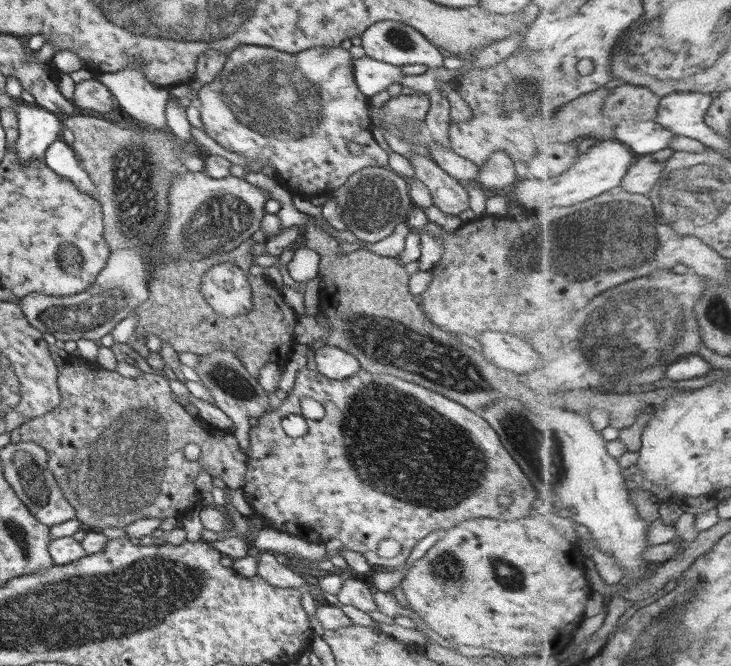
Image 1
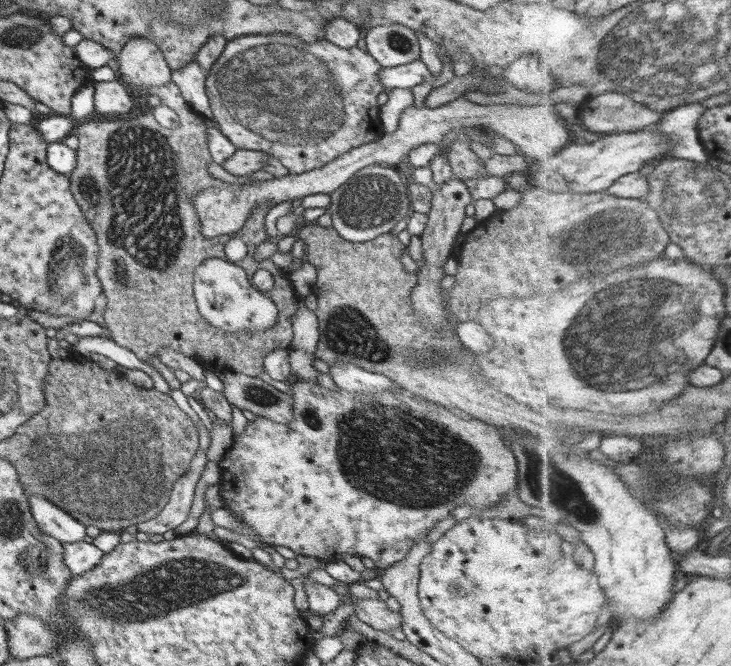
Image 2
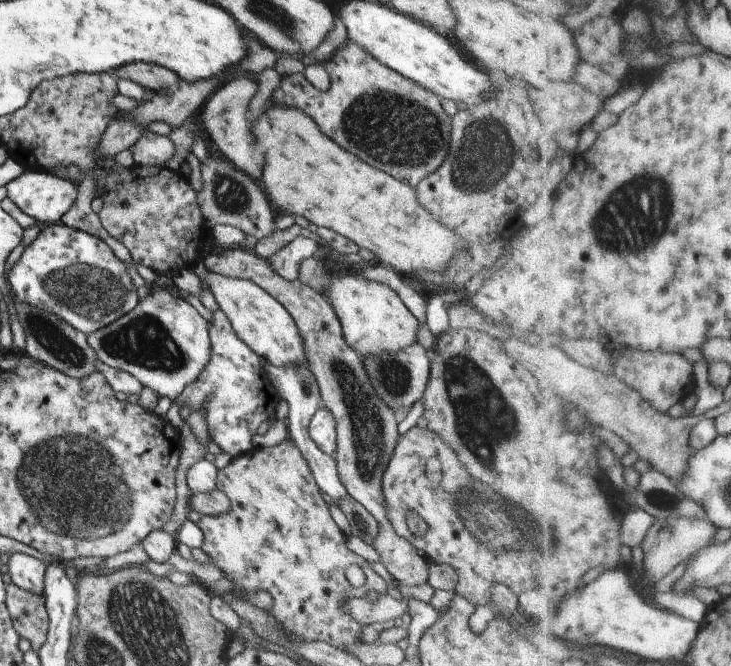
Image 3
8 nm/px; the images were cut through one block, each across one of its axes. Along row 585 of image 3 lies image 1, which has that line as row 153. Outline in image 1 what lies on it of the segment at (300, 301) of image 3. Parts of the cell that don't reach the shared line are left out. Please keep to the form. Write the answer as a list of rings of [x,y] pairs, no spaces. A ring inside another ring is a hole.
[[[412,152],[405,157],[414,166],[415,178],[429,189],[435,207],[450,216],[458,216],[469,207],[469,196],[463,184],[444,172],[433,160]]]

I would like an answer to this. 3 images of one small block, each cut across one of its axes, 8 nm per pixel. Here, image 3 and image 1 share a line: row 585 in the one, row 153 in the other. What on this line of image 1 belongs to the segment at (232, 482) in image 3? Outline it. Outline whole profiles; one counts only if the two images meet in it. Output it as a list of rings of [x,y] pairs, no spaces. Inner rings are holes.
[[[339,45],[330,47],[330,52],[327,54],[318,50],[289,54],[262,46],[238,46],[238,49],[235,49],[228,56],[226,65],[224,69],[221,70],[221,74],[218,74],[216,80],[203,85],[203,88],[197,94],[197,106],[200,111],[200,120],[204,125],[204,131],[210,138],[216,140],[222,148],[226,148],[226,150],[230,150],[230,152],[236,152],[236,154],[240,154],[240,156],[246,156],[246,160],[250,162],[248,165],[244,166],[247,173],[262,172],[266,166],[274,168],[274,172],[276,172],[275,179],[293,196],[302,195],[309,198],[310,196],[324,195],[332,190],[341,188],[348,180],[349,176],[356,174],[356,172],[362,170],[362,168],[368,166],[387,167],[389,154],[378,145],[372,135],[373,124],[368,113],[370,101],[368,97],[364,96],[364,94],[358,90],[358,84],[356,84],[356,78],[354,78],[354,70],[352,70],[351,66],[353,60],[349,52],[343,50]],[[349,141],[360,144],[362,147],[362,154],[355,155],[351,153],[347,148],[347,143]]]

